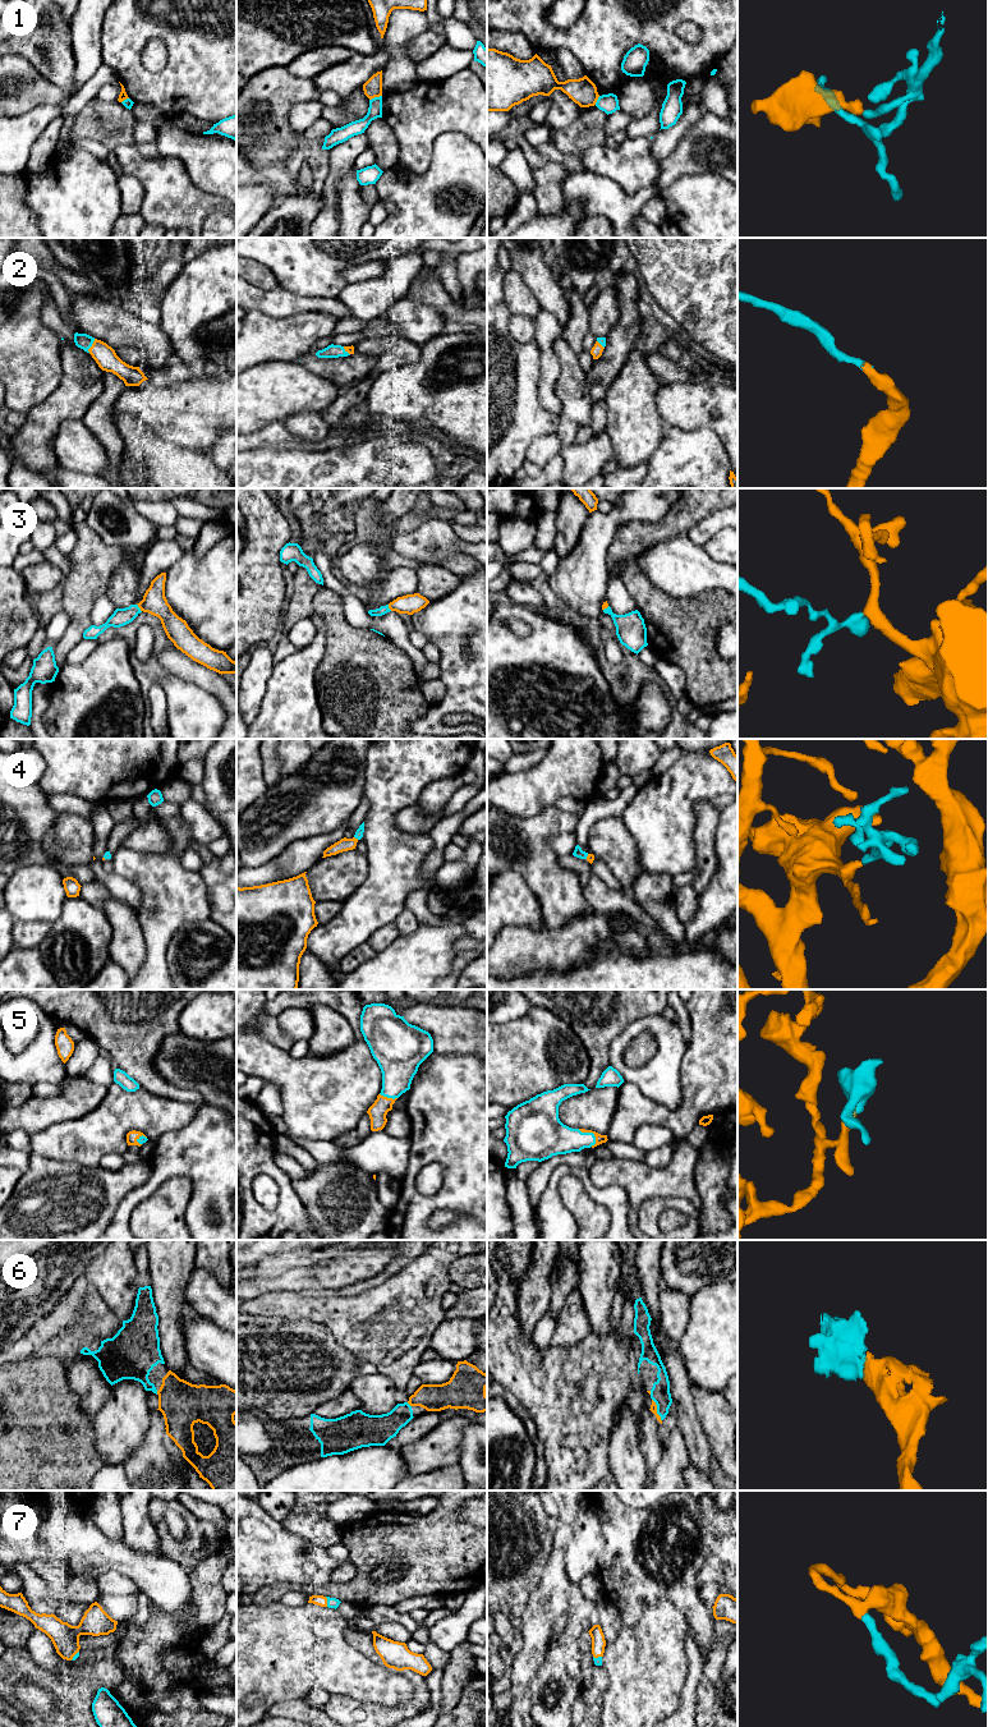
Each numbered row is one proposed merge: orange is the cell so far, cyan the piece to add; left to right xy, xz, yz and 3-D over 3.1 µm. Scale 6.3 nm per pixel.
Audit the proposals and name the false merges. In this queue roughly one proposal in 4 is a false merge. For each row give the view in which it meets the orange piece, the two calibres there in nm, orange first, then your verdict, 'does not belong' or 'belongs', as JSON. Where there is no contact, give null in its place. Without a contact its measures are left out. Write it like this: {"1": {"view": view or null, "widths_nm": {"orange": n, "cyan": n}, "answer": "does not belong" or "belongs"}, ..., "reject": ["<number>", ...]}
{"1": {"view": "xz", "widths_nm": {"orange": 120, "cyan": 90}, "answer": "does not belong"}, "2": {"view": "xy", "widths_nm": {"orange": 140, "cyan": 100}, "answer": "belongs"}, "3": {"view": "xy", "widths_nm": {"orange": 150, "cyan": 110}, "answer": "belongs"}, "4": {"view": "xz", "widths_nm": {"orange": 80, "cyan": 50}, "answer": "belongs"}, "5": {"view": "yz", "widths_nm": {"orange": 60, "cyan": 220}, "answer": "belongs"}, "6": {"view": "yz", "widths_nm": {"orange": 50, "cyan": 120}, "answer": "belongs"}, "7": {"view": "xz", "widths_nm": {"orange": 70, "cyan": 60}, "answer": "belongs"}, "reject": ["1"]}

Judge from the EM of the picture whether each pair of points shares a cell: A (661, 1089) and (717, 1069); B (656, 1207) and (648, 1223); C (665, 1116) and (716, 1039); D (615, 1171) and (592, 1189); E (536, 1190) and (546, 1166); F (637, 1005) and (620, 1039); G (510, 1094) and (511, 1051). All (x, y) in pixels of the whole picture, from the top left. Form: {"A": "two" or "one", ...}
{"A": "two", "B": "one", "C": "one", "D": "two", "E": "one", "F": "two", "G": "one"}

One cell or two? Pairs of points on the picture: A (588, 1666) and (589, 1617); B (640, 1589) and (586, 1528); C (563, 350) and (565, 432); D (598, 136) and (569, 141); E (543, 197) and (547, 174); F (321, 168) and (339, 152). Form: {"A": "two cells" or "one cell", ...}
{"A": "two cells", "B": "two cells", "C": "one cell", "D": "one cell", "E": "one cell", "F": "two cells"}

